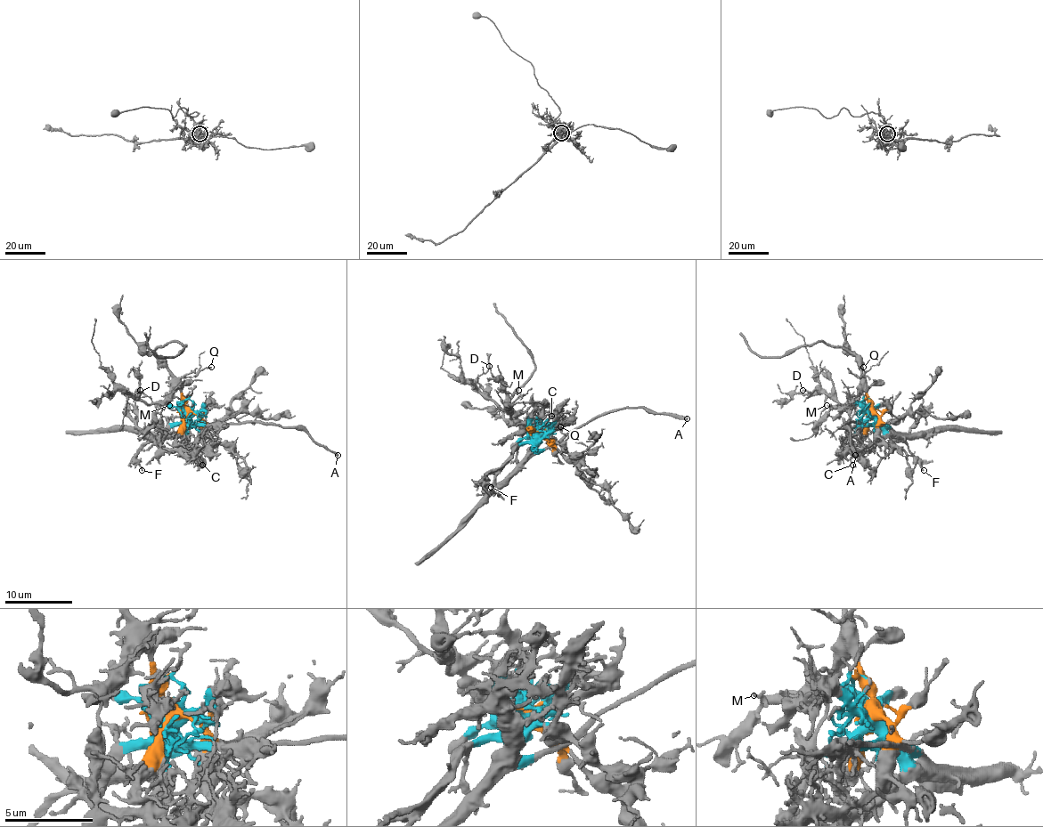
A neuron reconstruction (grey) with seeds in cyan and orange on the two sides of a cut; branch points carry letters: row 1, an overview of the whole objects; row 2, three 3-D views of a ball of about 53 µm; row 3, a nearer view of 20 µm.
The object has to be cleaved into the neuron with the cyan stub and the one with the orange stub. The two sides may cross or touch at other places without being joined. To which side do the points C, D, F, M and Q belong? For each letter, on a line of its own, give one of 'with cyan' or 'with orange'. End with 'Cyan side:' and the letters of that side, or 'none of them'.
C: with cyan
D: with orange
F: with cyan
M: with orange
Q: with orange
Cyan side: C, F

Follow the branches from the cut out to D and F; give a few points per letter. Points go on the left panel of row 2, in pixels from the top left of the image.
D: (190, 413), (186, 398), (178, 390), (173, 390), (163, 400), (149, 403), (135, 400), (127, 390), (139, 390)
F: (188, 413), (179, 422), (173, 424), (161, 437), (142, 447), (135, 458), (142, 470)

